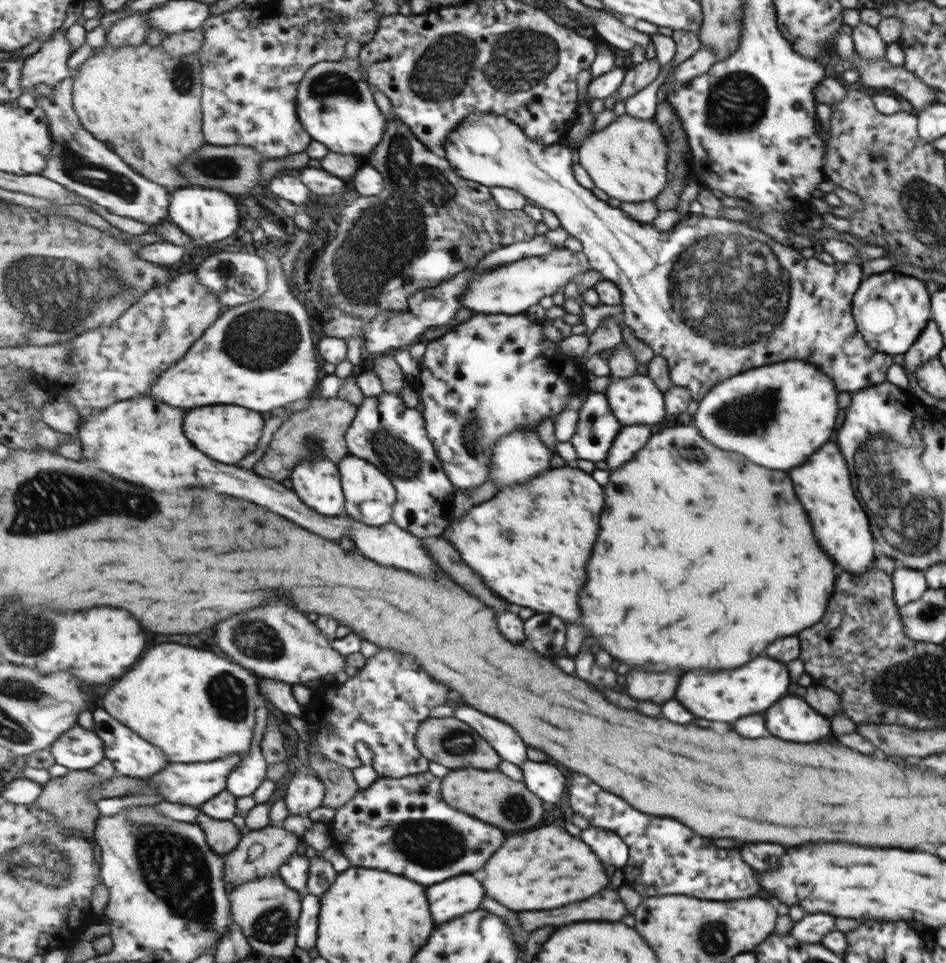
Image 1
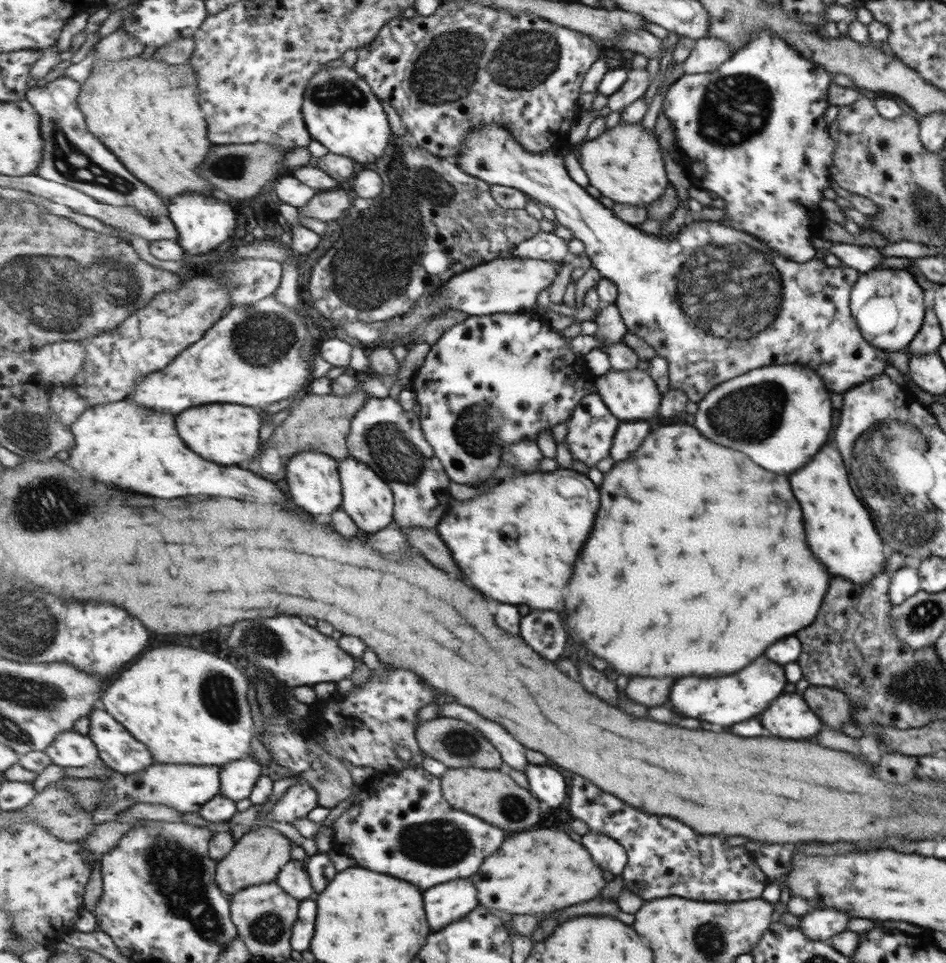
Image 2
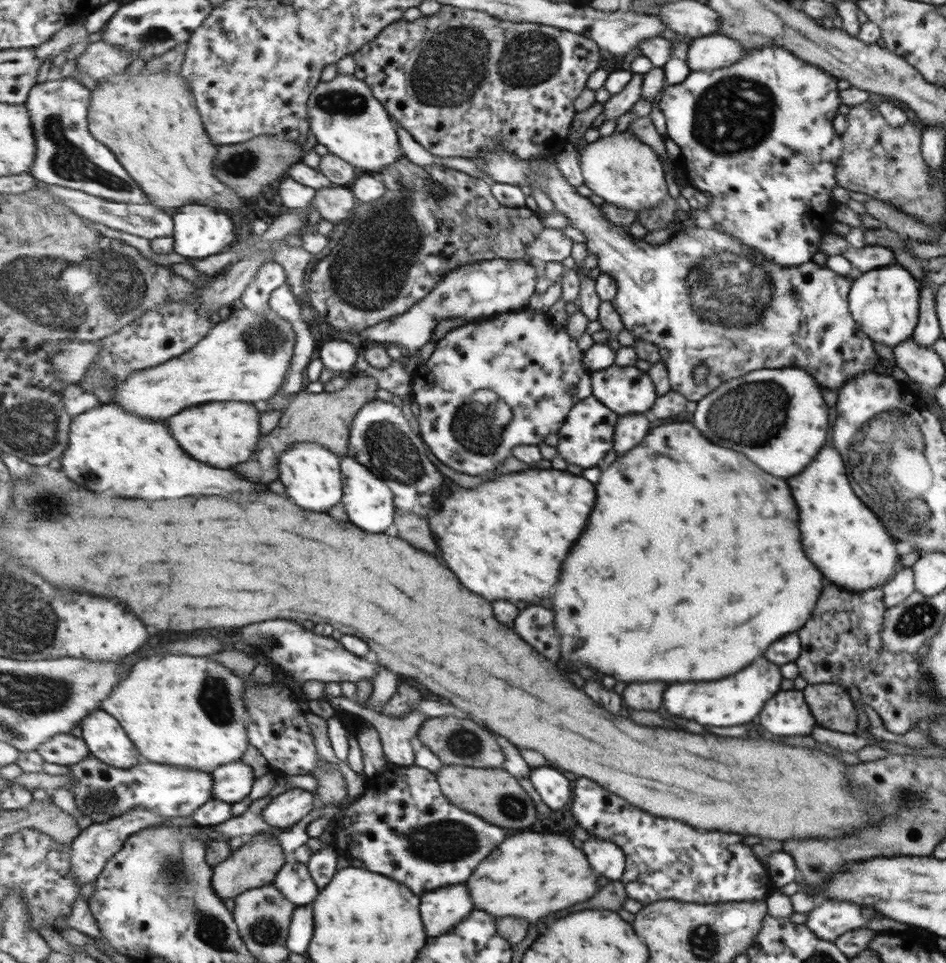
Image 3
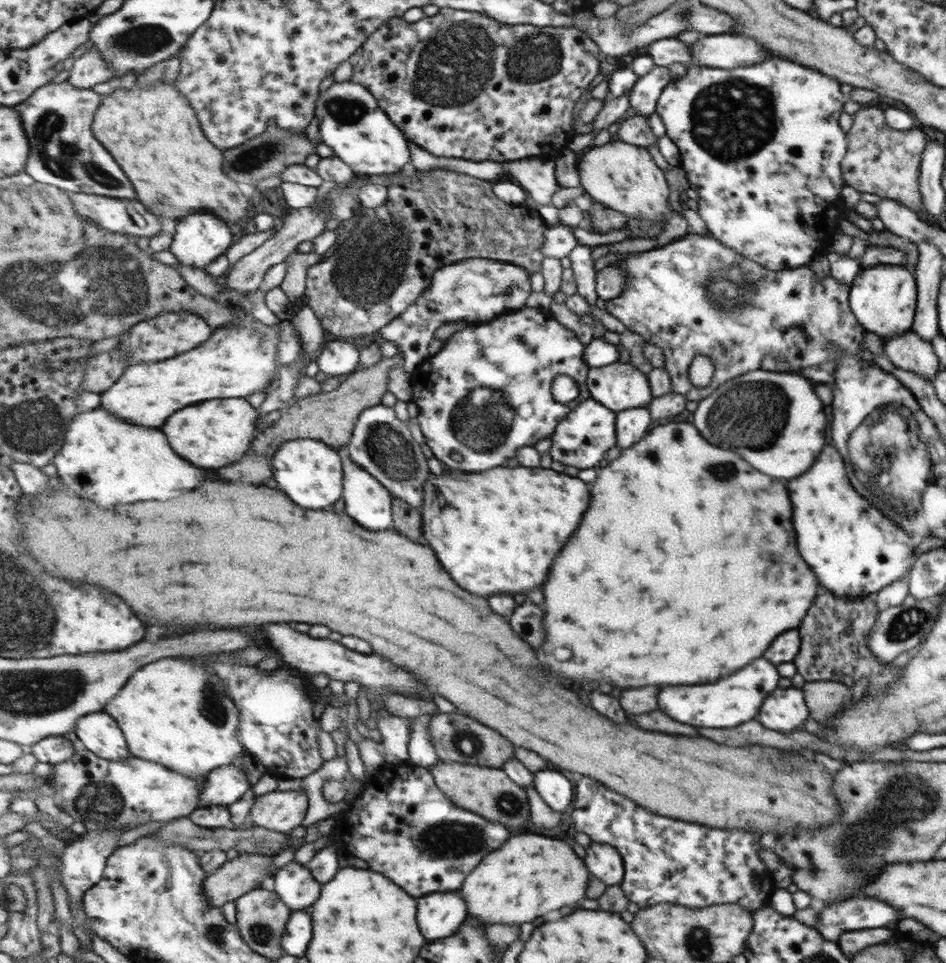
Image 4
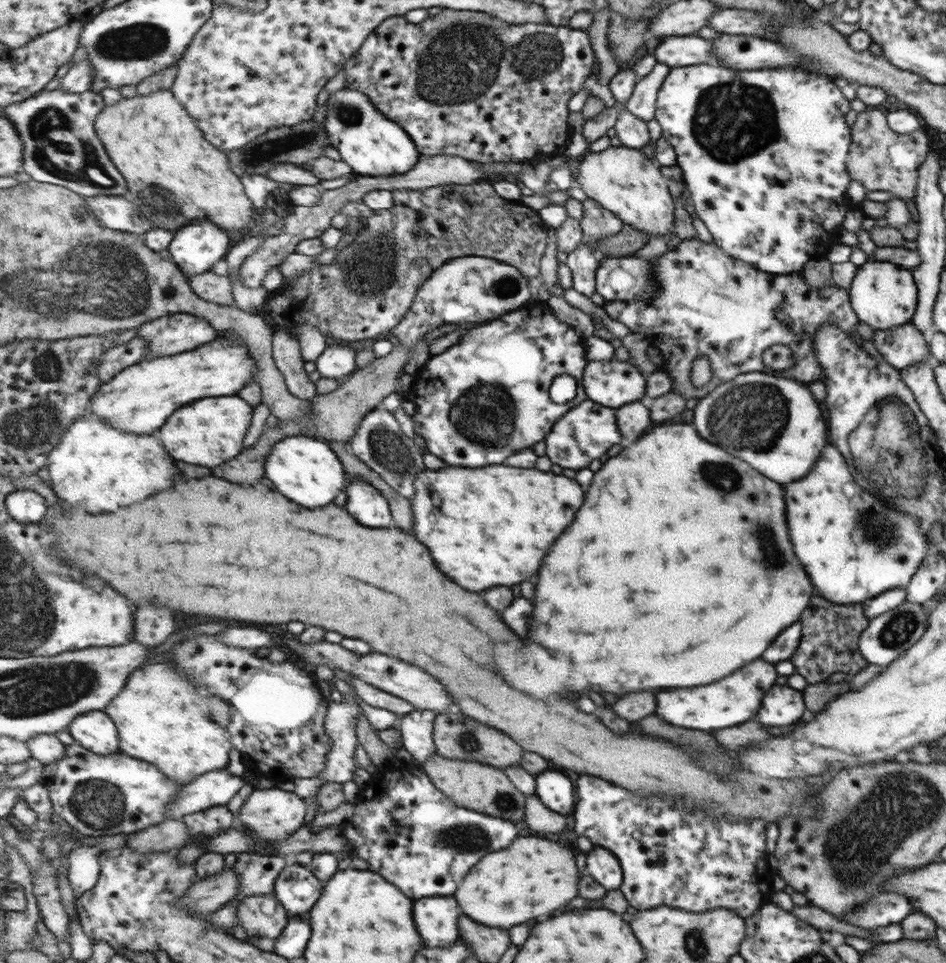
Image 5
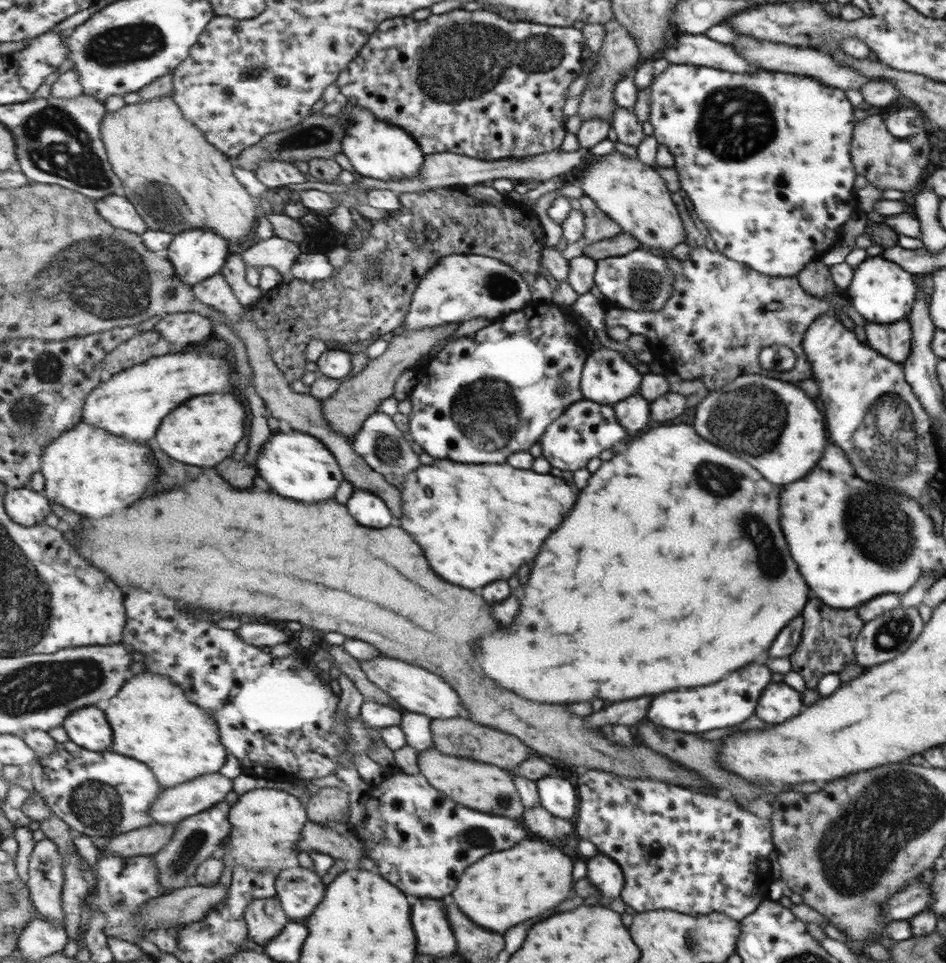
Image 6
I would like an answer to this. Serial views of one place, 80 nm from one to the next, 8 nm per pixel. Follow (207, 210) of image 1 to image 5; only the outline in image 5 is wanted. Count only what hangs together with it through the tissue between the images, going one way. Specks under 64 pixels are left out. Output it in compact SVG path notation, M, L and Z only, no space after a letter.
M201 220L181 228L168 251L175 264L189 276L209 272L219 260L227 260L229 248L229 234L211 220Z

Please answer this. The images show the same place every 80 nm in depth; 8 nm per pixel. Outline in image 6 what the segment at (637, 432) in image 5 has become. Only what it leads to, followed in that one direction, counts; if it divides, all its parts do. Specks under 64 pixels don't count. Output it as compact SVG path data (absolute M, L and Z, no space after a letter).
M639 395L628 396L627 399L621 400L619 403L612 405L615 410L615 418L617 422L625 429L627 434L635 434L637 436L645 426L651 426L651 402L647 401Z

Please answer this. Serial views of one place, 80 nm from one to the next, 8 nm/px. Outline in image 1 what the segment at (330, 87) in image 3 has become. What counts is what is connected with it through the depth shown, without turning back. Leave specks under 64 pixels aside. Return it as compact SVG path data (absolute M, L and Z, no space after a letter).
M324 60L305 73L304 79L298 84L297 114L312 139L327 146L329 151L354 154L365 158L375 151L384 139L388 121L380 105L377 104L371 85L363 75L355 71L352 63L346 60Z

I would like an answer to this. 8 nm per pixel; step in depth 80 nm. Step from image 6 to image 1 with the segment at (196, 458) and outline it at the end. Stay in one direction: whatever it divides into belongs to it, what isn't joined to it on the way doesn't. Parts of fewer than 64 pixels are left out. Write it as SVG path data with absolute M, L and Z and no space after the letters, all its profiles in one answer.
M239 405L203 406L189 412L189 420L185 420L185 428L189 428L189 440L193 440L193 444L197 444L201 452L213 456L213 460L237 465L245 456L257 450L263 438L265 418L261 412Z

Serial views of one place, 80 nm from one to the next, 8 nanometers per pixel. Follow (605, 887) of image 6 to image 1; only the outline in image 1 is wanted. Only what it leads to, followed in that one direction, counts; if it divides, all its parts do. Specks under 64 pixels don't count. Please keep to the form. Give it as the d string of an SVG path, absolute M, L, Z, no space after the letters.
M591 826L583 830L583 840L585 844L593 844L593 852L597 852L605 864L611 864L615 868L624 867L628 859L628 846L617 834Z

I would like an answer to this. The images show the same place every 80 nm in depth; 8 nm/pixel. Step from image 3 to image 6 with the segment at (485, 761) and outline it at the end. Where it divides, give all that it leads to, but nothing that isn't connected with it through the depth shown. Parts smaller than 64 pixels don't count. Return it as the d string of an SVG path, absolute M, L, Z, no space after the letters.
M465 718L433 719L431 730L433 730L434 746L449 756L473 758L473 760L481 760L487 764L497 764L501 768L515 768L515 766L519 768L519 764L525 762L533 754L533 750L527 744L523 744L517 736L481 726Z

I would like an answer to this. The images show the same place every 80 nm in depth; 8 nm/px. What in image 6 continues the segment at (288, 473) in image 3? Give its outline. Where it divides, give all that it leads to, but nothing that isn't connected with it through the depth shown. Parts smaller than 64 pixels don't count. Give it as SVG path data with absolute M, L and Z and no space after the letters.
M286 426L272 433L261 445L257 468L259 476L281 496L309 504L323 503L329 498L335 500L341 483L346 479L337 457L324 442L309 433L290 430Z

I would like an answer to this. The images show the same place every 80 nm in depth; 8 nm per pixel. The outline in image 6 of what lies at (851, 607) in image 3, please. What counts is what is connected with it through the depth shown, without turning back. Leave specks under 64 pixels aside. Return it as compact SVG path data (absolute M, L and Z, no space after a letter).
M817 598L808 600L807 606L801 611L802 629L799 642L795 650L788 656L793 672L800 674L804 680L807 689L814 688L817 680L829 672L838 673L846 664L856 663L855 642L859 637L861 627L864 626L864 621L860 619L857 608L852 609L834 609L829 605L819 602Z

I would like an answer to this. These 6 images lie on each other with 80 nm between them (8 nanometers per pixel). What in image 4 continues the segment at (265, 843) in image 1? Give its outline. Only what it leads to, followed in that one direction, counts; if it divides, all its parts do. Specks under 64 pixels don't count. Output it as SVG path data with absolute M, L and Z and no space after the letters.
M273 853L239 854L227 861L204 882L204 893L216 907L234 902L255 890L272 872Z

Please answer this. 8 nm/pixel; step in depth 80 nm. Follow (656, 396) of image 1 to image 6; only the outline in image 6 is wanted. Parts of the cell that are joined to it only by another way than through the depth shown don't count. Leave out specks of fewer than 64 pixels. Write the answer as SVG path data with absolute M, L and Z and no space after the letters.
M601 346L591 350L582 374L584 398L613 405L640 390L643 374L623 358L621 352Z

